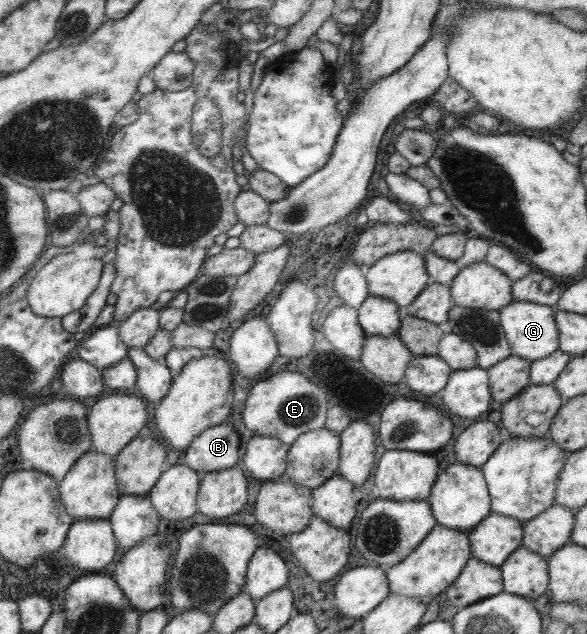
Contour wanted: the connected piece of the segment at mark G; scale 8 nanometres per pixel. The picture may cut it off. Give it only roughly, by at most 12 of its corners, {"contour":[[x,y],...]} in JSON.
{"contour":[[513,300],[500,309],[512,354],[530,362],[559,349],[553,307]]}

